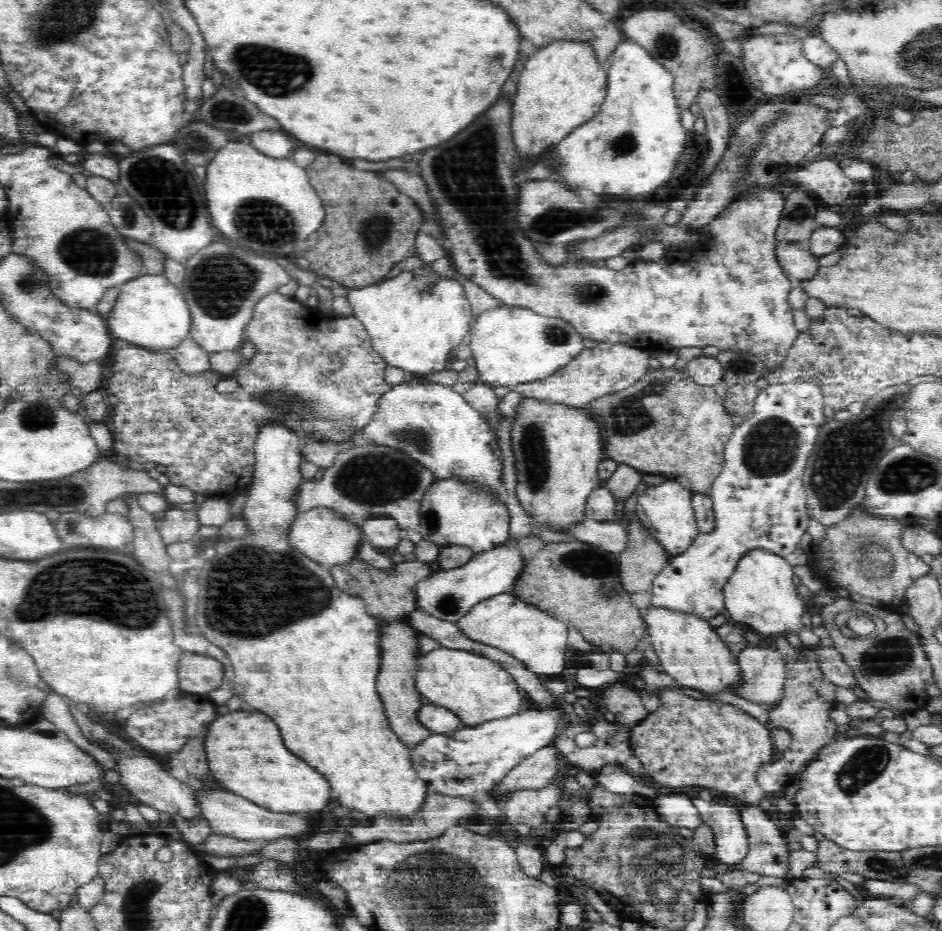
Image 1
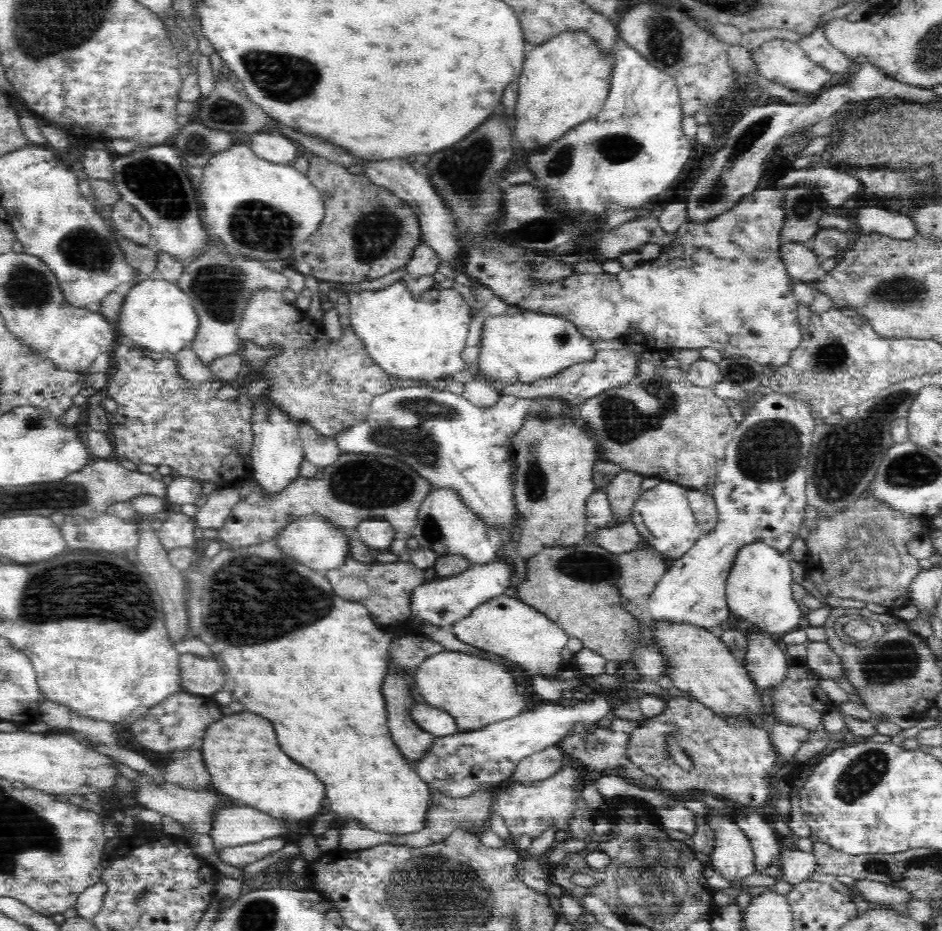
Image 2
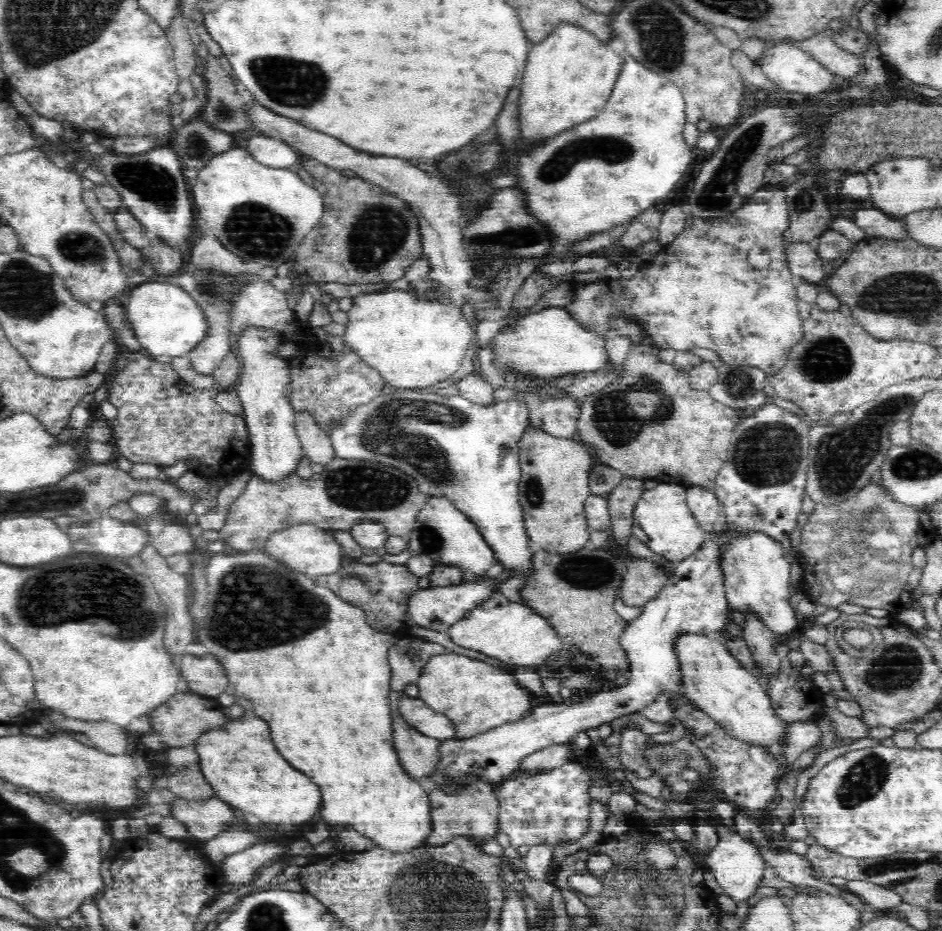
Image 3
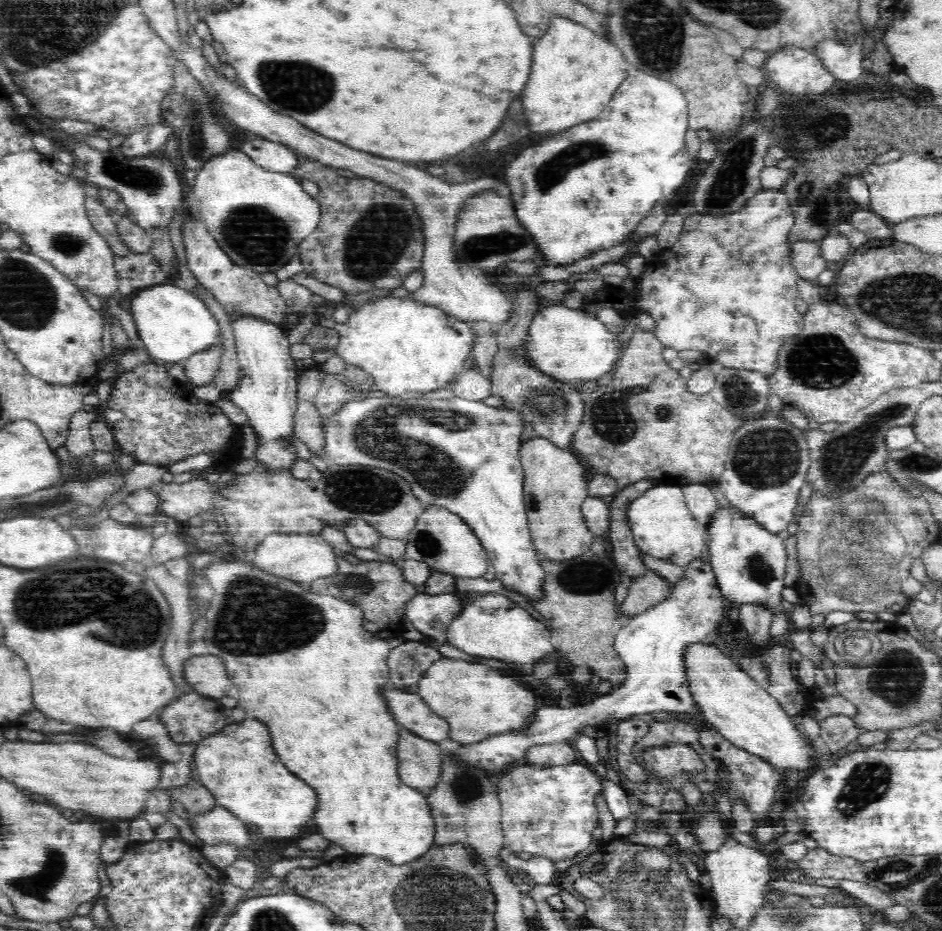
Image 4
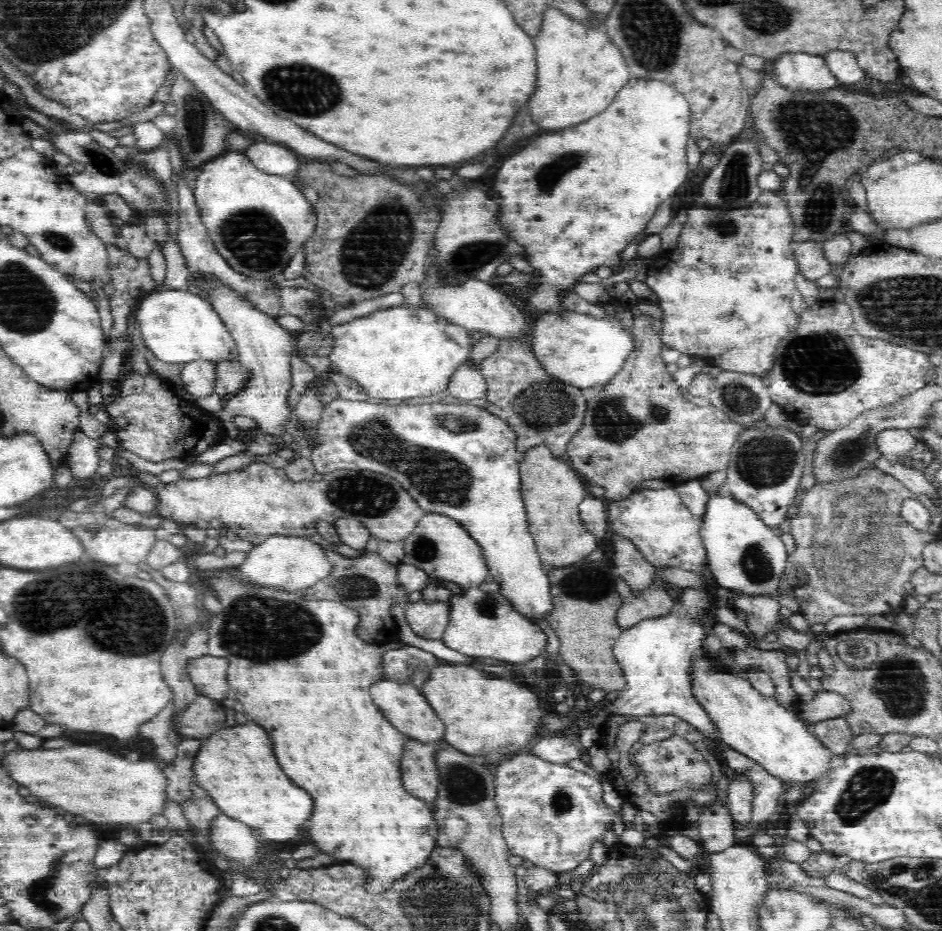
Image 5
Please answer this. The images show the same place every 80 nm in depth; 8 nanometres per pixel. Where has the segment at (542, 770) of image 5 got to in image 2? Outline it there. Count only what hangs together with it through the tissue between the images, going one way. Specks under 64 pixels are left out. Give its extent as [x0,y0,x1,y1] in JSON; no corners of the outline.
[494,767,580,841]

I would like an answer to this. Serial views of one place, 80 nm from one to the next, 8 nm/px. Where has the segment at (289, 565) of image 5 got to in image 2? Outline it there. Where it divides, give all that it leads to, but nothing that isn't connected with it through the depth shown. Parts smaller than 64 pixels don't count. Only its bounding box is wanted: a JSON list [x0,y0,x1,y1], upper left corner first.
[278,514,356,571]

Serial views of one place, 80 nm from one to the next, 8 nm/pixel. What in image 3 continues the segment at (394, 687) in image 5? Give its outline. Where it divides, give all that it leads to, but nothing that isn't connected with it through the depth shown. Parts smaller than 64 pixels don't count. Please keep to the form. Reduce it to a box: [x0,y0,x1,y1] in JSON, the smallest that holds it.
[399,696,457,739]

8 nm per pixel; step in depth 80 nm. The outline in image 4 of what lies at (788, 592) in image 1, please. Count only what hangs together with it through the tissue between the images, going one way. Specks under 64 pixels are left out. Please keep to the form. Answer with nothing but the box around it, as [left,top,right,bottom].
[709,509,792,637]

